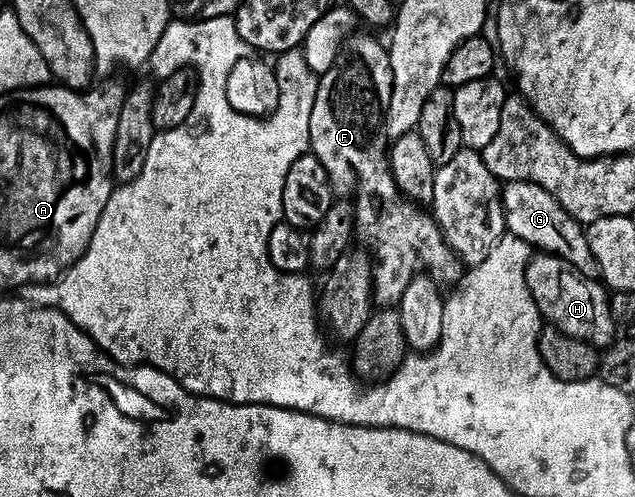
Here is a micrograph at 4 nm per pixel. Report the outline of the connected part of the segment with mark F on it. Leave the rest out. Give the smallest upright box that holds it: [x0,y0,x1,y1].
[310,34,464,306]

